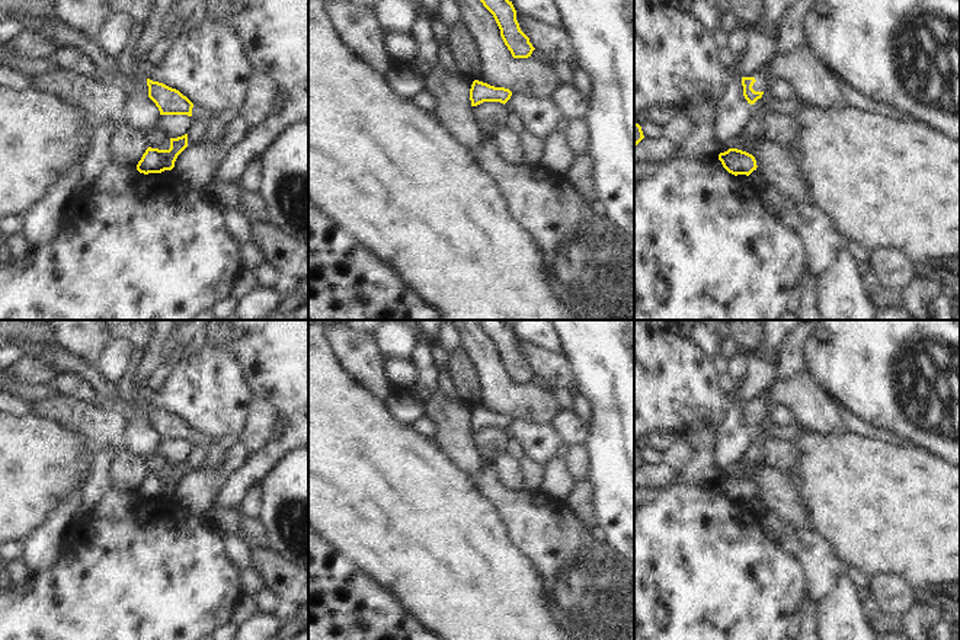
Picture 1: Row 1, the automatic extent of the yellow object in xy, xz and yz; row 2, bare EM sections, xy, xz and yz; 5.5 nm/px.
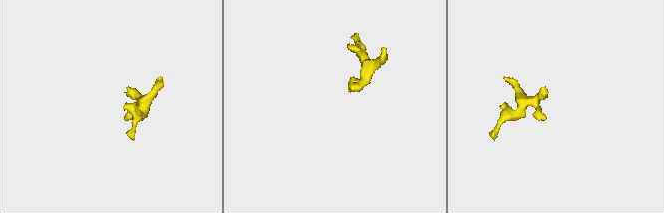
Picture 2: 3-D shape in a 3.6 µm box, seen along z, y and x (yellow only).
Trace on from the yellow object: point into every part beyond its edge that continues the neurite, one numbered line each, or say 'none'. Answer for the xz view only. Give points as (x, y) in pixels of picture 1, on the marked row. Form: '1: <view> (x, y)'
none.

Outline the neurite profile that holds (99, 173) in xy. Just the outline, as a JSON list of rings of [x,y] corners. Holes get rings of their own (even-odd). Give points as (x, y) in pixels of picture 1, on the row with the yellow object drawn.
[[[93,124],[89,150],[80,163],[80,188],[100,193],[125,193],[141,175],[137,169],[125,169],[111,159],[112,124]]]

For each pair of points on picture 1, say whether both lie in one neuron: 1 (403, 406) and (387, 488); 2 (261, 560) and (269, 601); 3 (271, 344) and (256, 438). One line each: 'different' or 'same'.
1: different
2: different
3: different

